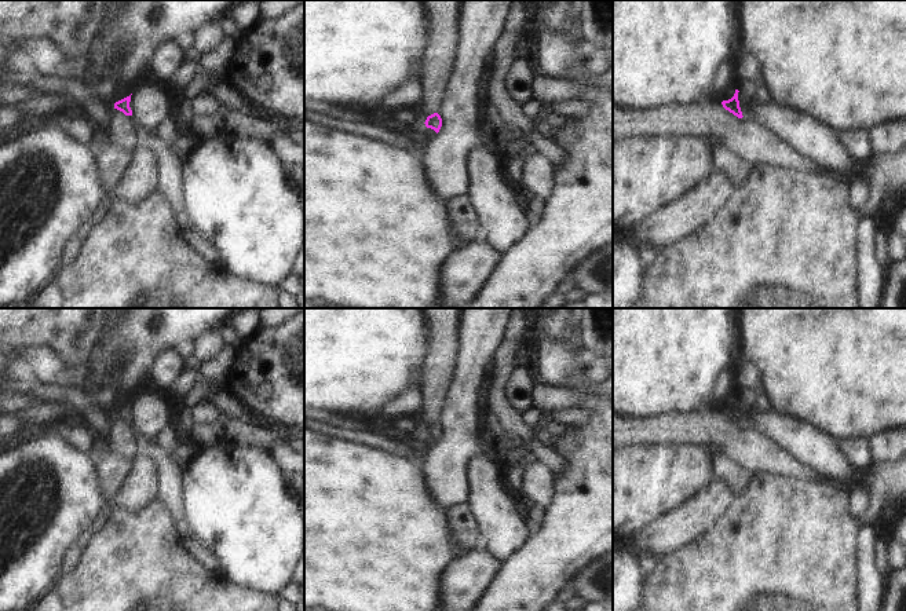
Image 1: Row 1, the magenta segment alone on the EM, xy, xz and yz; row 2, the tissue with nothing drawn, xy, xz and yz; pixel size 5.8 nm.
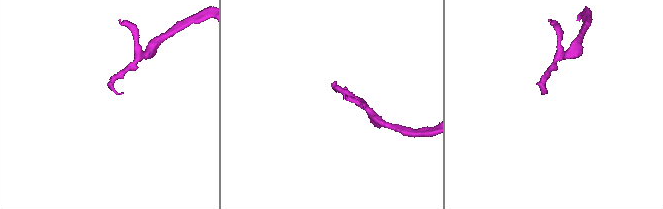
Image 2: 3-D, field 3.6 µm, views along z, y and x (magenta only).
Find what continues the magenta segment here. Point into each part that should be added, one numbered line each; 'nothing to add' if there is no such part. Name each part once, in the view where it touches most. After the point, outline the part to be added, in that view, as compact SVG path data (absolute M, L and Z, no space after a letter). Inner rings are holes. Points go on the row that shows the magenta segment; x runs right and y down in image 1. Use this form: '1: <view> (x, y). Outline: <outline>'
nothing to add

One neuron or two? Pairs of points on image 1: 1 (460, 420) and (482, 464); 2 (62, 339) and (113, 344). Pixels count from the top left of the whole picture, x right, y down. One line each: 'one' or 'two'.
1: two
2: two

